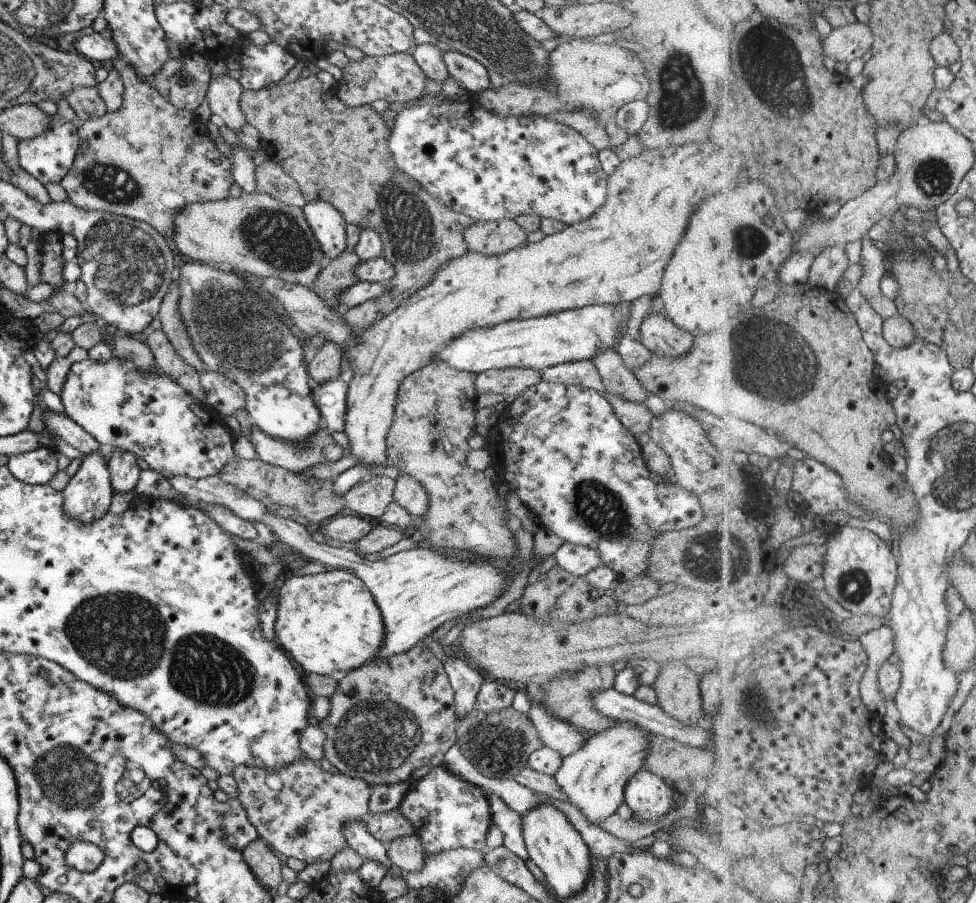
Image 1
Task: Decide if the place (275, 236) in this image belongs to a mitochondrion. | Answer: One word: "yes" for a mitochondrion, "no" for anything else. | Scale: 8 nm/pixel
yes

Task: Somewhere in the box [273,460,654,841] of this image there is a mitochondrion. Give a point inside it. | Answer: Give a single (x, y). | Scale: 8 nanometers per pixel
(375, 737)

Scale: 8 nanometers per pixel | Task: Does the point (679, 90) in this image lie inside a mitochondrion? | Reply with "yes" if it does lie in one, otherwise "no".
yes

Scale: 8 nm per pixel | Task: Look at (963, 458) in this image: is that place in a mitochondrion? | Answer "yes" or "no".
yes

